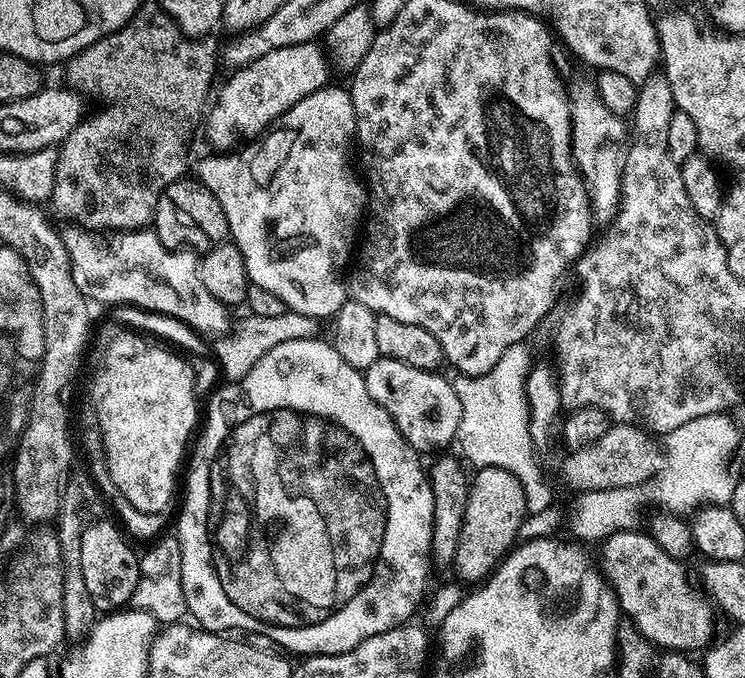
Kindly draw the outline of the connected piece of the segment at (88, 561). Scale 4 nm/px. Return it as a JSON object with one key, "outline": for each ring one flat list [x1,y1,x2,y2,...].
{"outline":[[100,520,97,524,89,523,82,534,81,572,96,610,123,609,140,581,140,556,131,548,125,533,115,526,108,520]]}

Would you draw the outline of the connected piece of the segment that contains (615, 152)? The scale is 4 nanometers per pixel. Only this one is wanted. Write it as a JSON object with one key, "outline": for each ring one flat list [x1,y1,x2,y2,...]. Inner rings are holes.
{"outline":[[591,87,588,88,571,89,570,92,572,159,587,189,595,219,608,222,616,215,620,206,620,177,624,171,623,159,626,155,625,149,620,149,620,143,624,140,625,121,611,113,597,93]]}

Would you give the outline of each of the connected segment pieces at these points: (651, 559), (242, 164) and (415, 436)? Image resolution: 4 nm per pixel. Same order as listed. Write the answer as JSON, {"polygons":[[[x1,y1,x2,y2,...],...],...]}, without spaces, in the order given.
{"polygons":[[[632,531,614,532,599,545,598,568,619,611,623,615,625,612,632,619,631,627,659,649,670,648,682,654,705,649,713,639,713,609,699,595,692,596,681,565,667,556,647,531]],[[325,86,319,88,314,94,302,98,302,102,298,102,290,110,286,110,286,114,278,117,275,125,263,133,255,142,245,143,239,150,228,150,223,154,212,154,216,156,206,157,205,160,201,162,200,173,198,173,200,183,205,184,210,190,210,194,214,194,214,198,218,198,218,202,222,206,222,214,226,214,228,235,231,243,236,244,238,250,244,255,249,281,258,286,262,286,265,290,270,290,272,294,276,294,278,298,285,303,288,310,317,318,325,318,324,316,328,316,328,318,335,317,336,311,338,311,345,302,346,269,349,267,350,257,353,255,354,245,358,240,356,227,358,227,359,224,361,227,362,217,366,212,365,185,362,183,359,175,356,177,355,174,352,173,352,164,348,161,348,147,350,147,351,144,353,147,356,134,356,115,354,114,354,106,352,105,352,94,347,87,332,87,333,86]],[[385,356,363,369,363,373,370,398,374,398,374,402,378,402,378,406,382,406,390,418,394,418,398,430,411,448,421,454,435,453,447,449,444,447,455,441,459,420,462,418,462,406,459,405,458,394,455,393,451,379,443,380,439,371,418,370,414,366,406,366,406,362]]]}

